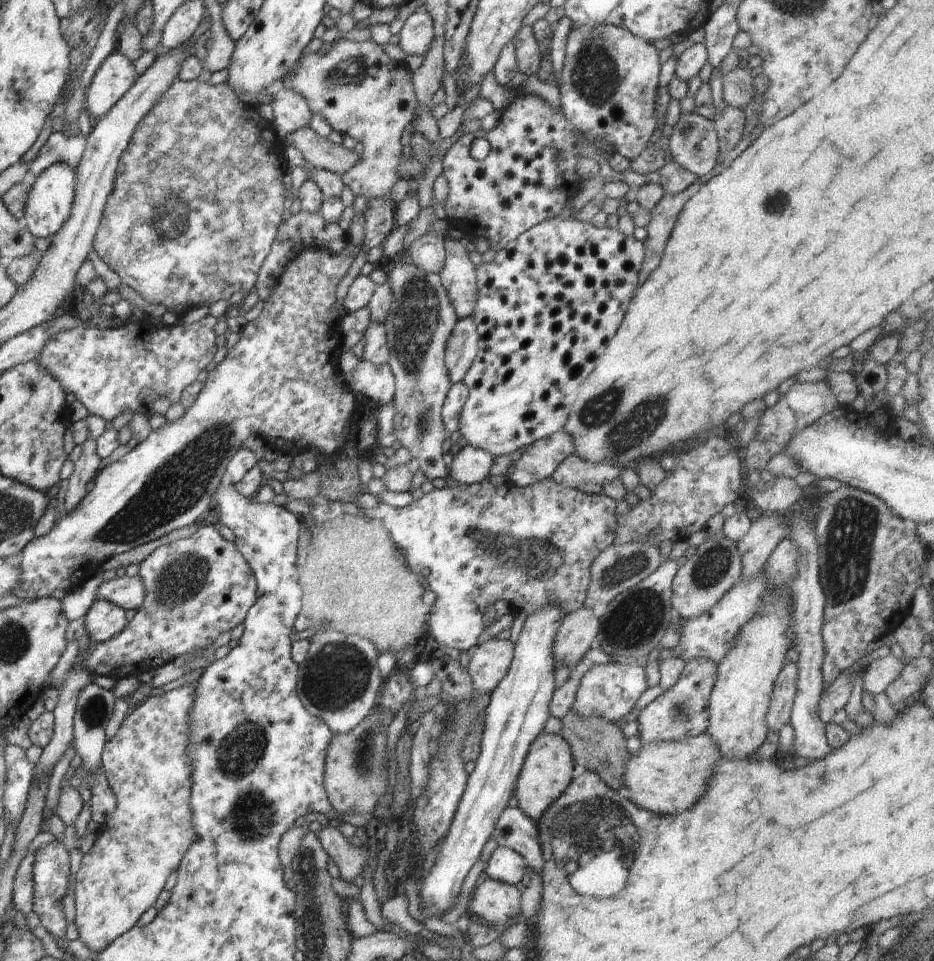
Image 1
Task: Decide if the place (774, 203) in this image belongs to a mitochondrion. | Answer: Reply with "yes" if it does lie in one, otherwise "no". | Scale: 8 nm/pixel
yes

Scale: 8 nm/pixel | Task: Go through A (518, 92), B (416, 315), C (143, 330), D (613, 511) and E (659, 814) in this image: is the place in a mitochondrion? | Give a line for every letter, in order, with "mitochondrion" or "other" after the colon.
A: other
B: mitochondrion
C: other
D: other
E: other

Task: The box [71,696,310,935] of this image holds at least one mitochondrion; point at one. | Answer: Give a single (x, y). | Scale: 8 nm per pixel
(240, 750)

